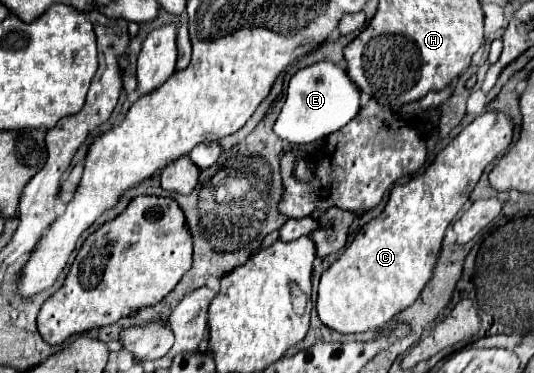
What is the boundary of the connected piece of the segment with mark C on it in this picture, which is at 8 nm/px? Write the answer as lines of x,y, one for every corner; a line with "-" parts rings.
487,112
479,118
475,118
469,126
461,130
459,136
451,140
451,144
441,150
435,160
427,166
427,170
415,178
411,178
407,184
397,184
391,190
391,196
387,200
385,210
367,222
355,240
343,250
343,256
339,256
323,274
319,280
319,292
317,292
317,314
321,322
337,332
343,334
359,334
383,328
389,324
403,308
415,302
423,286
431,280
433,268
437,262
437,254
441,250
441,242
445,236
447,226
455,220
457,212
463,208
463,204
469,200
471,190
479,182
483,170
505,152
505,148
511,144
513,130
511,120
503,112

